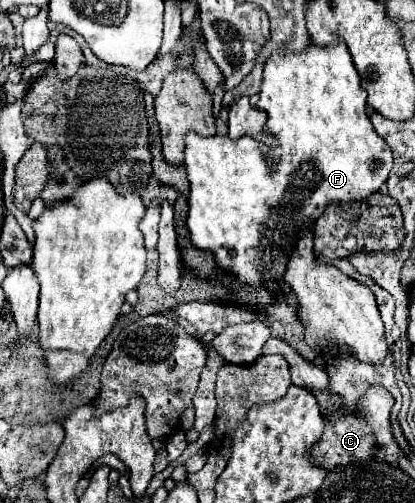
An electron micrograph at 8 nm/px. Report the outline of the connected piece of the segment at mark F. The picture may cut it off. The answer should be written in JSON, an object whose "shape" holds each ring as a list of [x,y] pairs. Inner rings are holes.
{"shape":[[[336,40],[334,44],[330,44],[330,48],[322,48],[322,46],[314,46],[310,44],[308,50],[304,54],[292,54],[290,50],[282,48],[278,50],[264,66],[264,82],[262,82],[262,90],[260,90],[260,100],[256,104],[260,110],[264,110],[268,114],[268,122],[264,126],[264,130],[268,134],[272,134],[276,138],[276,144],[274,146],[268,146],[264,142],[258,142],[256,138],[252,136],[242,136],[240,140],[230,140],[228,136],[212,136],[212,138],[202,138],[202,136],[196,136],[196,134],[190,134],[186,136],[186,158],[184,158],[184,166],[186,166],[186,174],[188,174],[188,180],[190,180],[190,212],[188,212],[188,230],[190,230],[190,240],[192,244],[202,250],[202,252],[212,252],[214,258],[216,258],[216,264],[236,276],[242,284],[248,284],[248,286],[254,286],[254,288],[268,288],[270,286],[276,286],[278,280],[284,276],[286,272],[286,264],[292,256],[292,250],[296,246],[296,240],[300,236],[300,230],[302,230],[302,224],[308,224],[308,222],[314,222],[322,216],[324,208],[332,202],[354,202],[354,200],[366,200],[370,194],[378,192],[380,186],[386,182],[388,174],[390,174],[390,168],[392,168],[392,150],[390,146],[374,132],[372,128],[372,122],[366,114],[366,92],[364,88],[360,86],[360,76],[354,68],[354,62],[350,60],[350,52],[348,48],[342,44],[342,40]],[[268,150],[280,150],[280,168],[276,164],[276,160],[270,156]]]}

